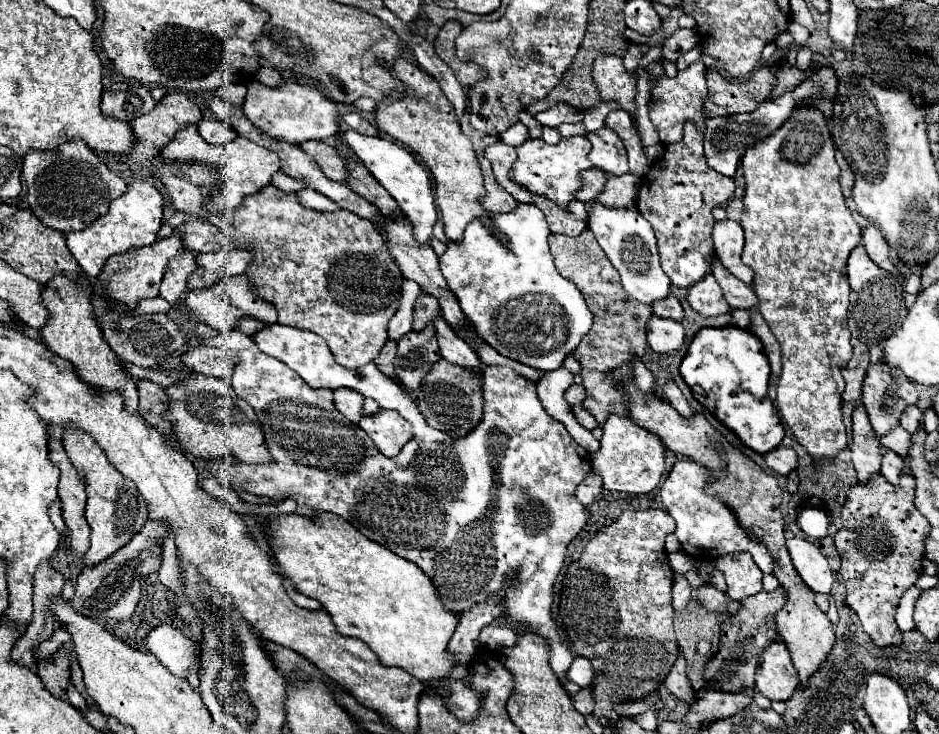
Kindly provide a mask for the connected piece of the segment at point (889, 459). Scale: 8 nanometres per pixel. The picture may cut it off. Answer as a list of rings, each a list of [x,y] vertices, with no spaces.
[[[886,452],[884,458],[882,458],[882,470],[880,474],[892,482],[892,484],[898,484],[900,476],[904,474],[904,466],[906,466],[906,460],[894,452]]]

